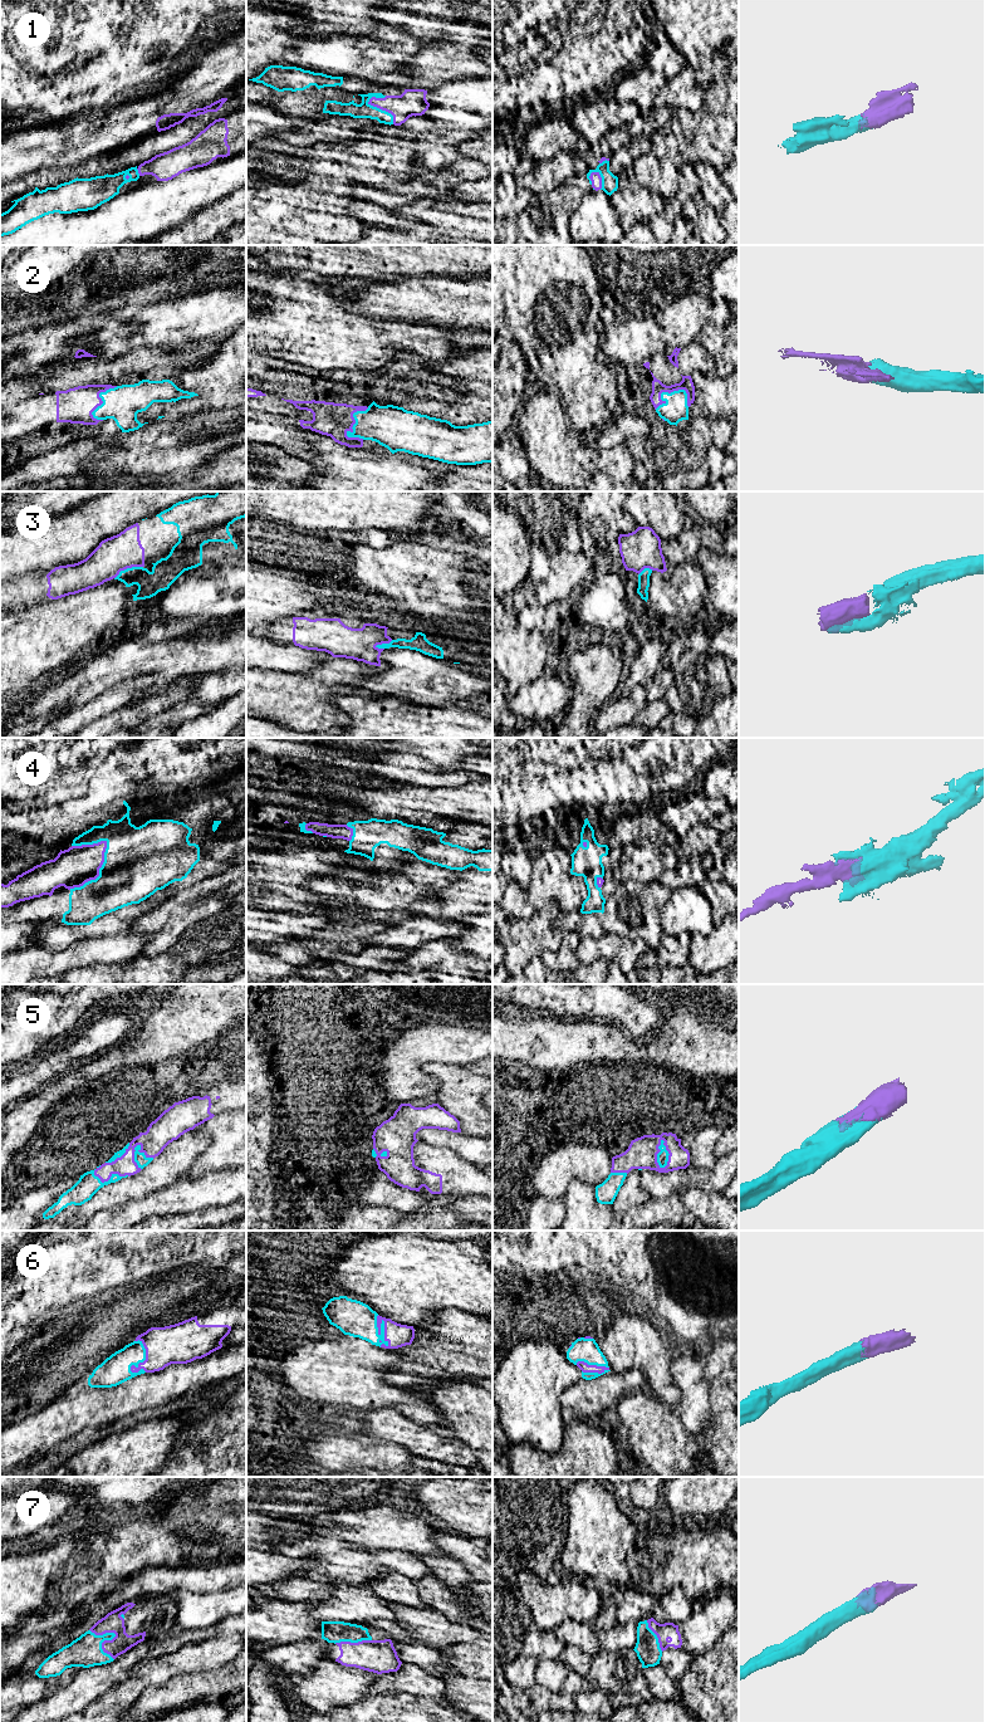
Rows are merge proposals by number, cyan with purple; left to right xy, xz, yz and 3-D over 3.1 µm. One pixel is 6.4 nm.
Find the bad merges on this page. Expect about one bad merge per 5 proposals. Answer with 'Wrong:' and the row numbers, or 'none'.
Wrong: none

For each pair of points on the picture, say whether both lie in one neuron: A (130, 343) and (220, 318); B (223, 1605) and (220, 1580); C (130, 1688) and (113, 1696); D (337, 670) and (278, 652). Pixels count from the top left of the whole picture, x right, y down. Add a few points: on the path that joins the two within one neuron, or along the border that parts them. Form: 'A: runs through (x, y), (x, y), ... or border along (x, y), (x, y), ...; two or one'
A: runs through (152, 327), (186, 318), (197, 318); one
B: border along (233, 1588), (192, 1593); two
C: runs through (126, 1692), (122, 1696), (117, 1696); one
D: border along (332, 656), (313, 670); two

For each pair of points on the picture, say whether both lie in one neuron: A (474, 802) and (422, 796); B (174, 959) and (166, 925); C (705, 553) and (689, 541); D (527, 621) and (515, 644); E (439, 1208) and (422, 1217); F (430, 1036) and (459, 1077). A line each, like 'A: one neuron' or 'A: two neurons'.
A: one neuron
B: two neurons
C: two neurons
D: two neurons
E: one neuron
F: two neurons

